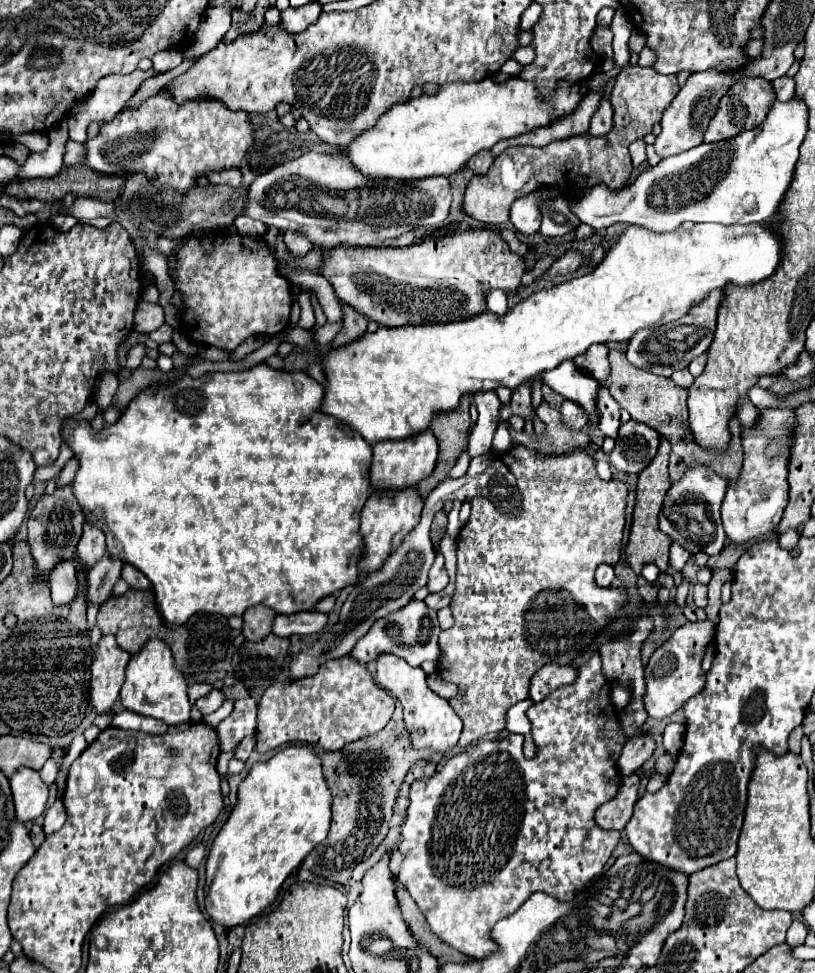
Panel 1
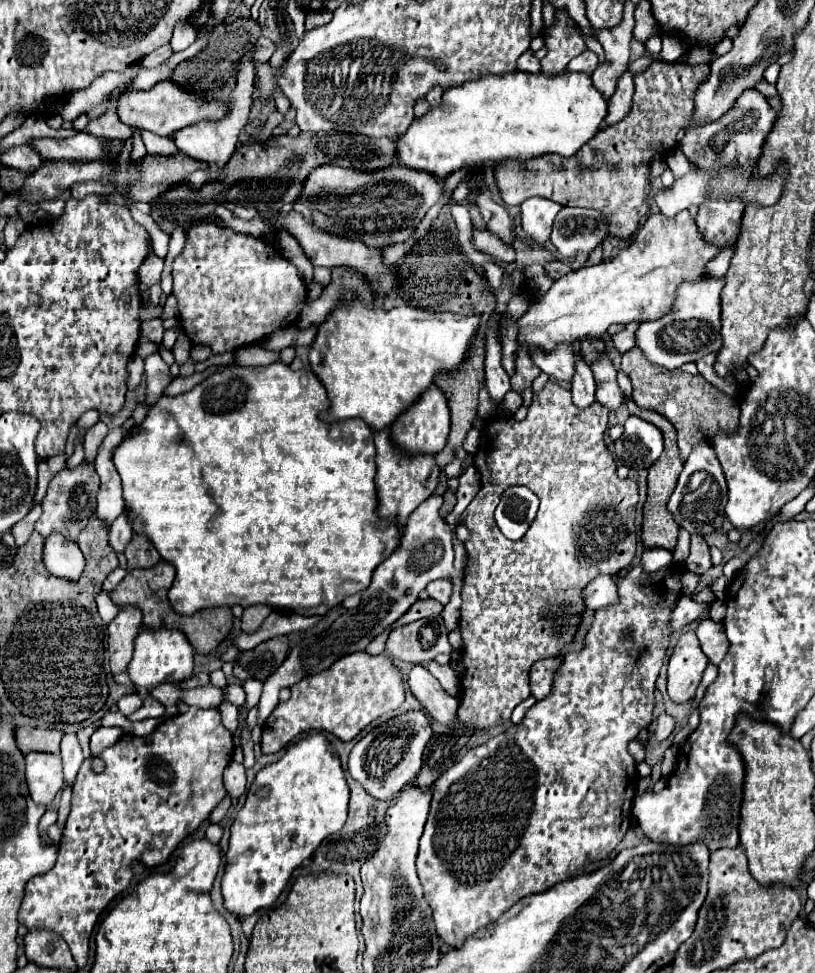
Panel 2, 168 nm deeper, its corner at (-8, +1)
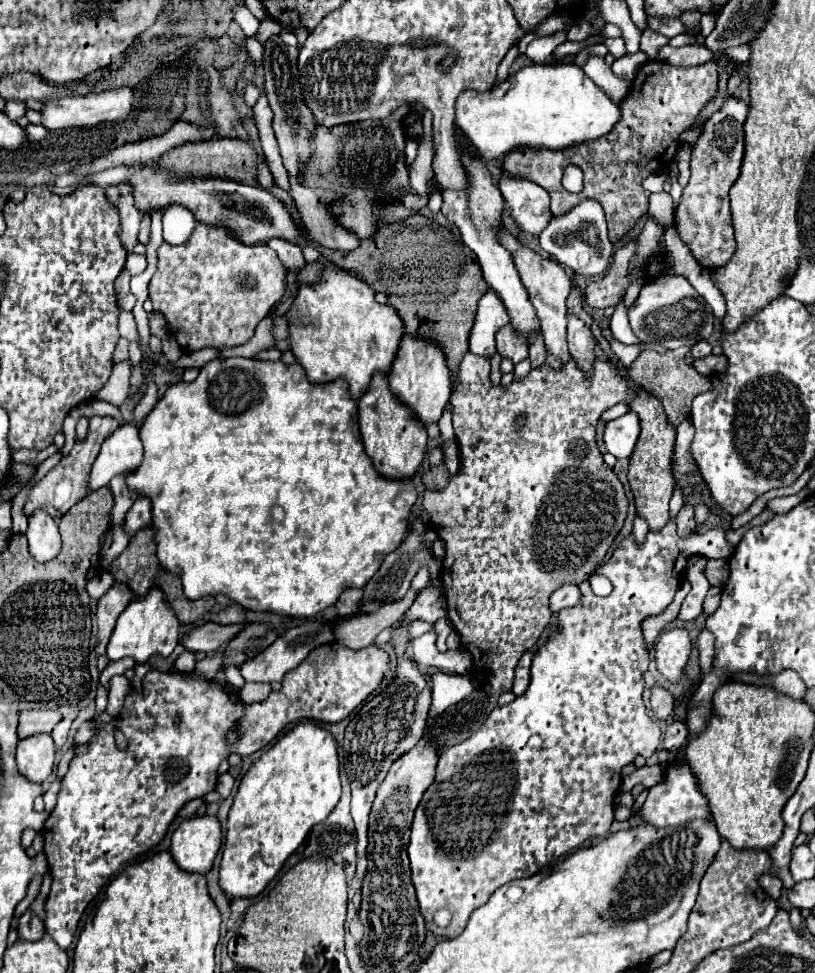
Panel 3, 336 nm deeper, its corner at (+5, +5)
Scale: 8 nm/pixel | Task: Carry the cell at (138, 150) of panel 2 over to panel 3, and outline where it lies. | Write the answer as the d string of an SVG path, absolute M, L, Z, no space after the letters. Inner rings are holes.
M123 181L117 185L119 187L119 213L121 213L121 223L123 223L123 233L121 241L127 251L133 251L137 245L137 233L139 233L139 221L141 221L141 211L135 207L135 195L133 195L133 185Z

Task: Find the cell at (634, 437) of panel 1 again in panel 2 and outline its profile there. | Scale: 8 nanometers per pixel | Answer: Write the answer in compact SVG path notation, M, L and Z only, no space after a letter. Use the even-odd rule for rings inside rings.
M628 417L624 423L624 435L616 441L616 461L630 469L648 469L662 453L664 439L656 425Z

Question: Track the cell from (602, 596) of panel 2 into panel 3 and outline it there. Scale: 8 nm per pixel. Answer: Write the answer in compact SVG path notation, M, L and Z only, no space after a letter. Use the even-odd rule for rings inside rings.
M561 585L553 595L551 595L551 611L557 613L565 607L577 605L581 599L581 591L577 585Z

